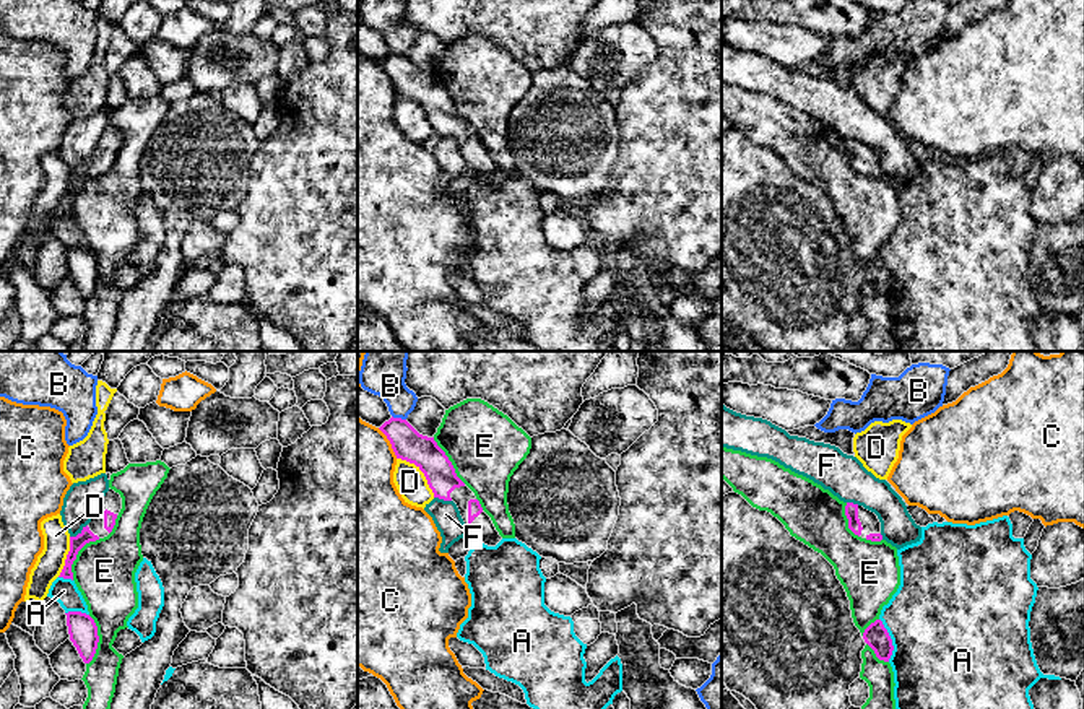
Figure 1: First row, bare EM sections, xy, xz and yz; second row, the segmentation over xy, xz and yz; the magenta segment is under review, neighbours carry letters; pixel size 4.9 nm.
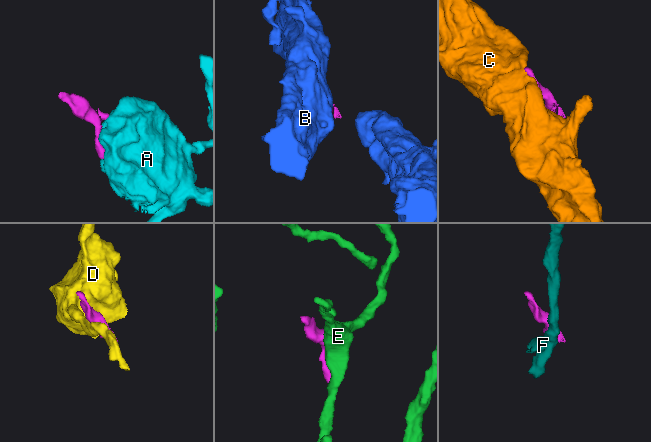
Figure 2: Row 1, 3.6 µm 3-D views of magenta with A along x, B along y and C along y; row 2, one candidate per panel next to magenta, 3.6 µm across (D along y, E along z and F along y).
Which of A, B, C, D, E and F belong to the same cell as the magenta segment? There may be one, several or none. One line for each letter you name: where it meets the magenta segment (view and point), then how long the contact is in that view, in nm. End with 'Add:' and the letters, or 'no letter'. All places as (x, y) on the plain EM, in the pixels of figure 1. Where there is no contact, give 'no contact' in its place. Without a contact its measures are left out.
Add: no letter

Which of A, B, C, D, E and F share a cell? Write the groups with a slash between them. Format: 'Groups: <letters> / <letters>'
Groups: A / B / C / D / E / F

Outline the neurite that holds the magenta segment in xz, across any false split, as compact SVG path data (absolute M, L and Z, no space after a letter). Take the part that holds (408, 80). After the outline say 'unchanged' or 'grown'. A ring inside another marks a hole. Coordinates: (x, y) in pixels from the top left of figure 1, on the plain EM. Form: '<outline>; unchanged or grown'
M390 54L379 63L392 80L397 94L414 99L426 112L434 133L453 137L466 161L466 167L488 182L502 172L491 153L483 146L475 128L457 112L455 104L434 73L419 70L406 55Z; grown

